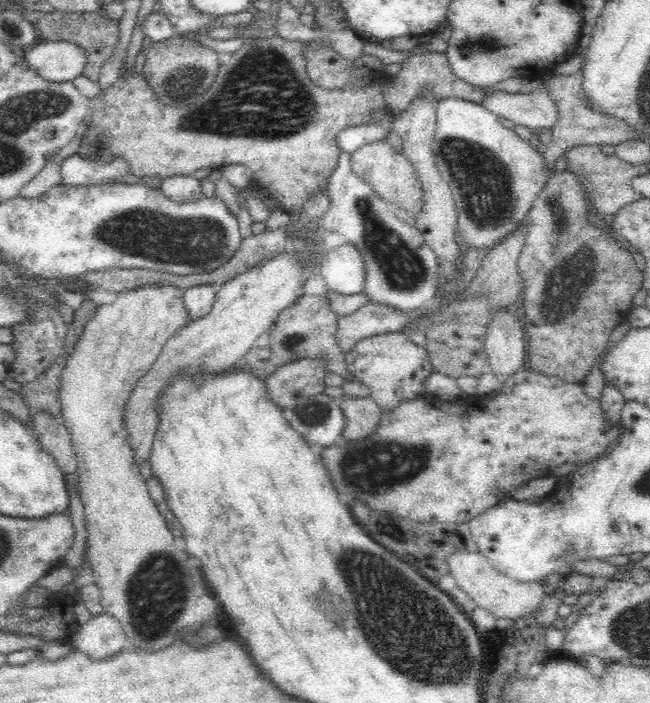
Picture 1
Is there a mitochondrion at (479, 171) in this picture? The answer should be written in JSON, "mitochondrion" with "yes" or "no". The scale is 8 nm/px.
{"mitochondrion":"yes"}

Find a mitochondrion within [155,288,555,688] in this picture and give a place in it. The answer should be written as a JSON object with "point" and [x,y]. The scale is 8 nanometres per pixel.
{"point":[399,618]}

